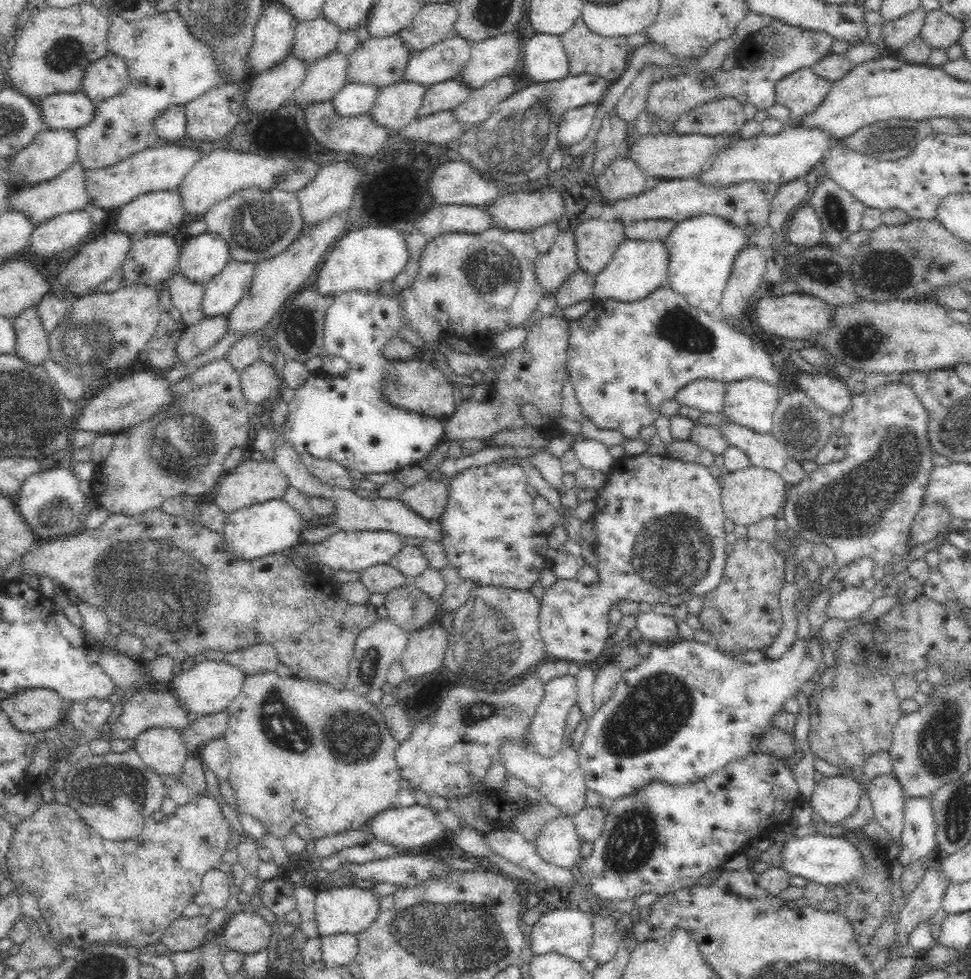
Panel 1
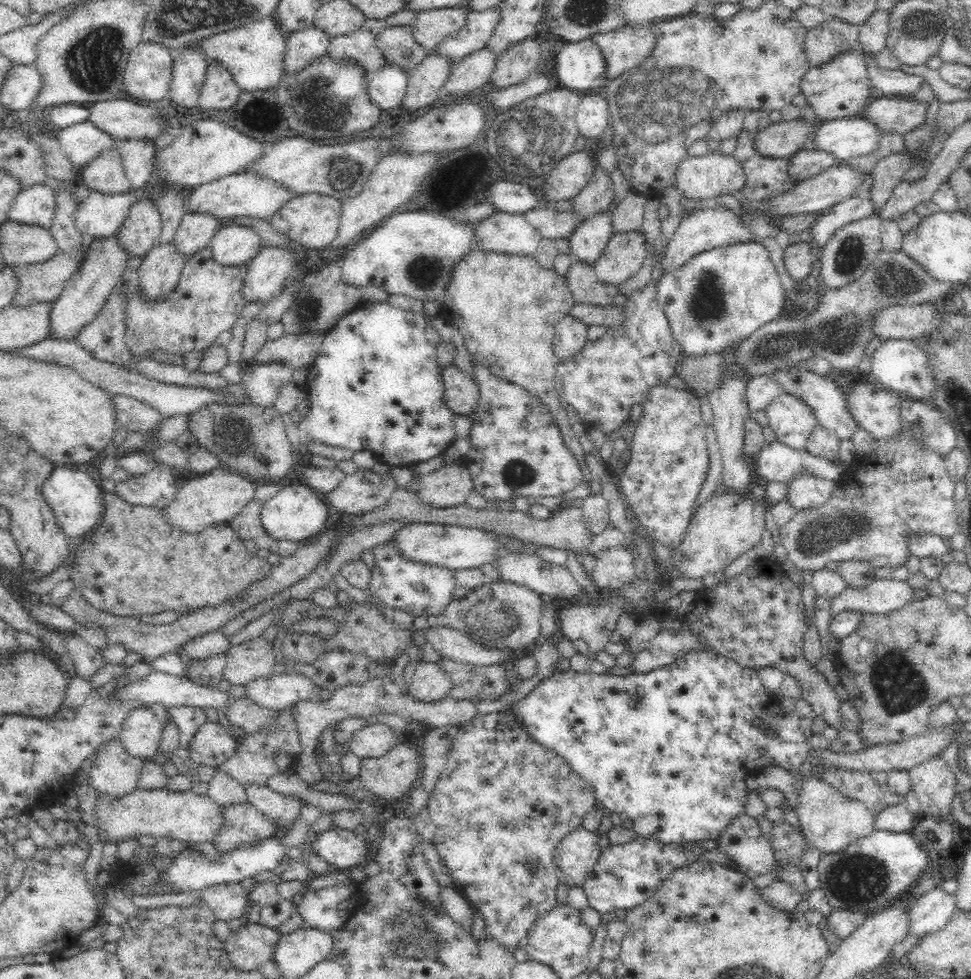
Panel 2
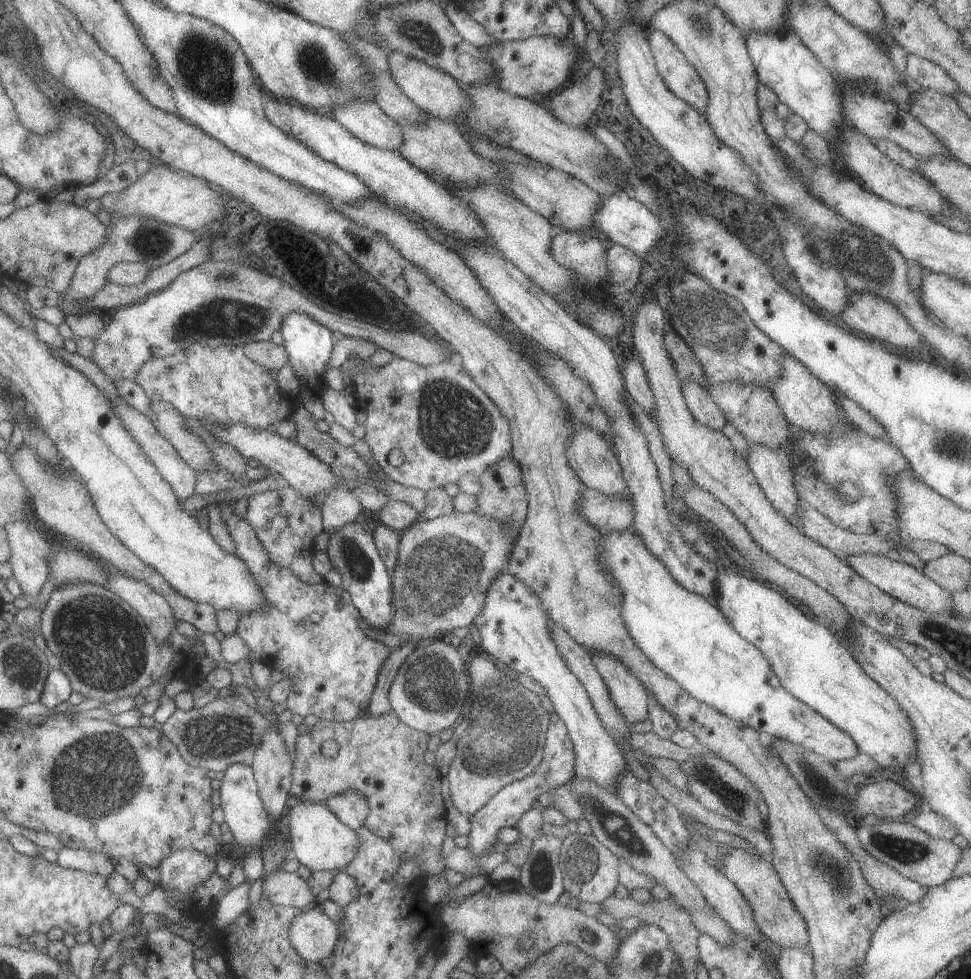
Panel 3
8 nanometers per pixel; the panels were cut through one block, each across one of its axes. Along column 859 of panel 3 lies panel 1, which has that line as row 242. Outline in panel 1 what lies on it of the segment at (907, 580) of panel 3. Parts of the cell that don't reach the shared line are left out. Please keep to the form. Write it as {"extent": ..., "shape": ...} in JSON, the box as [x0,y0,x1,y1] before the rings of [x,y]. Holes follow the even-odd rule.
{"extent":[536,229,580,296],"shape":[[[568,229],[560,230],[548,253],[536,258],[536,280],[546,296],[554,294],[567,276],[580,268],[578,254],[574,230]]]}

